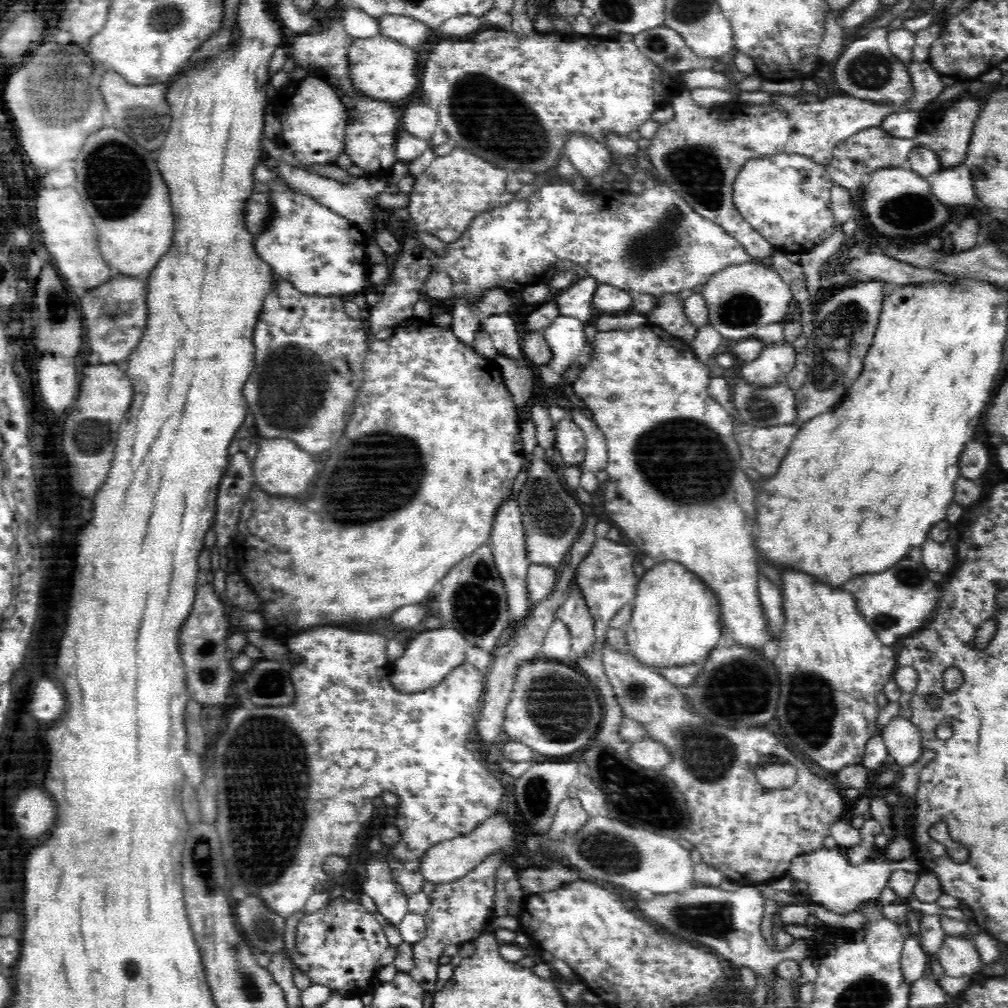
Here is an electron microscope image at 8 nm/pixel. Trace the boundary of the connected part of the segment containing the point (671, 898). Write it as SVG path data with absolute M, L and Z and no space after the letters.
M695 883L689 889L663 895L643 893L634 902L634 912L662 932L664 937L704 948L716 958L732 961L737 966L750 967L754 972L769 977L776 964L782 960L800 962L814 957L825 946L825 942L800 938L781 952L770 950L759 927L764 900L752 886L739 886L737 891L725 891L720 887Z

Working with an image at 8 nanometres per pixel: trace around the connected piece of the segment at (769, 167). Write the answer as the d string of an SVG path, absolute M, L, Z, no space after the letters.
M780 154L772 158L752 160L744 166L736 180L734 203L740 214L755 228L760 235L775 246L782 246L786 253L804 253L808 248L822 244L834 230L834 219L831 211L831 190L835 182L830 178L825 166L816 164L804 155Z

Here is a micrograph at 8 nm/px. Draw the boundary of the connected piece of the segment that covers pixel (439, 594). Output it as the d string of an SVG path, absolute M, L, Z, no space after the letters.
M489 542L479 544L465 554L460 562L456 562L456 566L452 566L448 574L440 580L440 588L436 589L433 596L433 613L440 618L442 627L454 627L471 646L493 650L502 630L512 622L508 591L495 566Z

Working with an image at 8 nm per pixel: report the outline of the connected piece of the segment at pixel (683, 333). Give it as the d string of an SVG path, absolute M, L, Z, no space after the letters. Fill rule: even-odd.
M666 291L654 296L653 305L644 316L652 323L661 326L667 333L692 343L699 326L692 323L687 311L687 300L678 292Z

